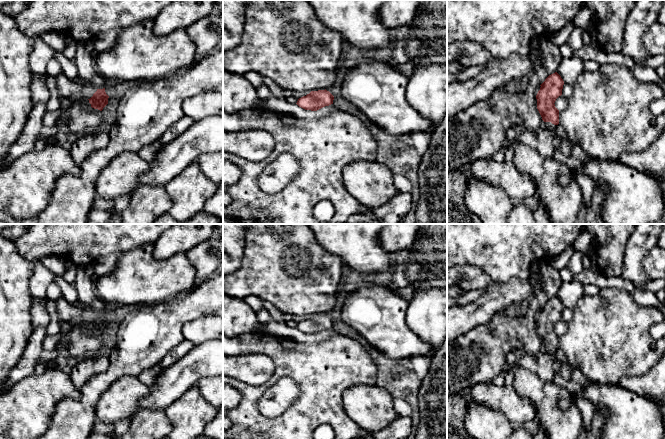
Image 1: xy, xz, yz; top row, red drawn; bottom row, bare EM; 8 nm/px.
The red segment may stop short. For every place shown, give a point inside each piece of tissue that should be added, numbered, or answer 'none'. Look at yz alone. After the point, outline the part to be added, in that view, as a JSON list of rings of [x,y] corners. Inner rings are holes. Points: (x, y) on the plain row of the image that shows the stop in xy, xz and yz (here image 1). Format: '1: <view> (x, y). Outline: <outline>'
1: yz (545, 365). Outline: [[[546,346],[545,352],[537,356],[525,353],[519,354],[516,363],[523,369],[538,375],[544,382],[553,381],[556,373],[560,372],[561,363],[556,357],[556,349]]]

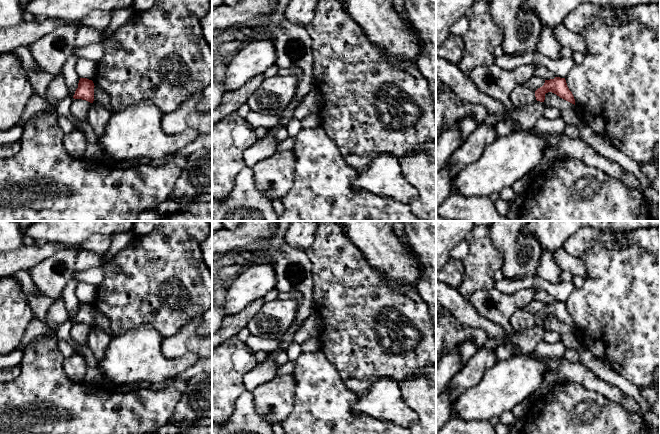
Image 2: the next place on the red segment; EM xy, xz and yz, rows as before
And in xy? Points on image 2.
none

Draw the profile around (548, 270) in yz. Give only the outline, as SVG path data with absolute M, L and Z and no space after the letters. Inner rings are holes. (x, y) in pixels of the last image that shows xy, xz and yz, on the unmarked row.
M542 249L542 256L536 270L536 277L553 284L558 284L561 282L561 272L562 271L554 261L552 254L547 250Z

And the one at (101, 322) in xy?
M90 302L89 304L92 304L94 307L94 325L93 327L98 328L102 331L104 331L106 334L113 337L110 329L110 321L108 318L106 318L103 314L101 314L95 307L95 302Z

